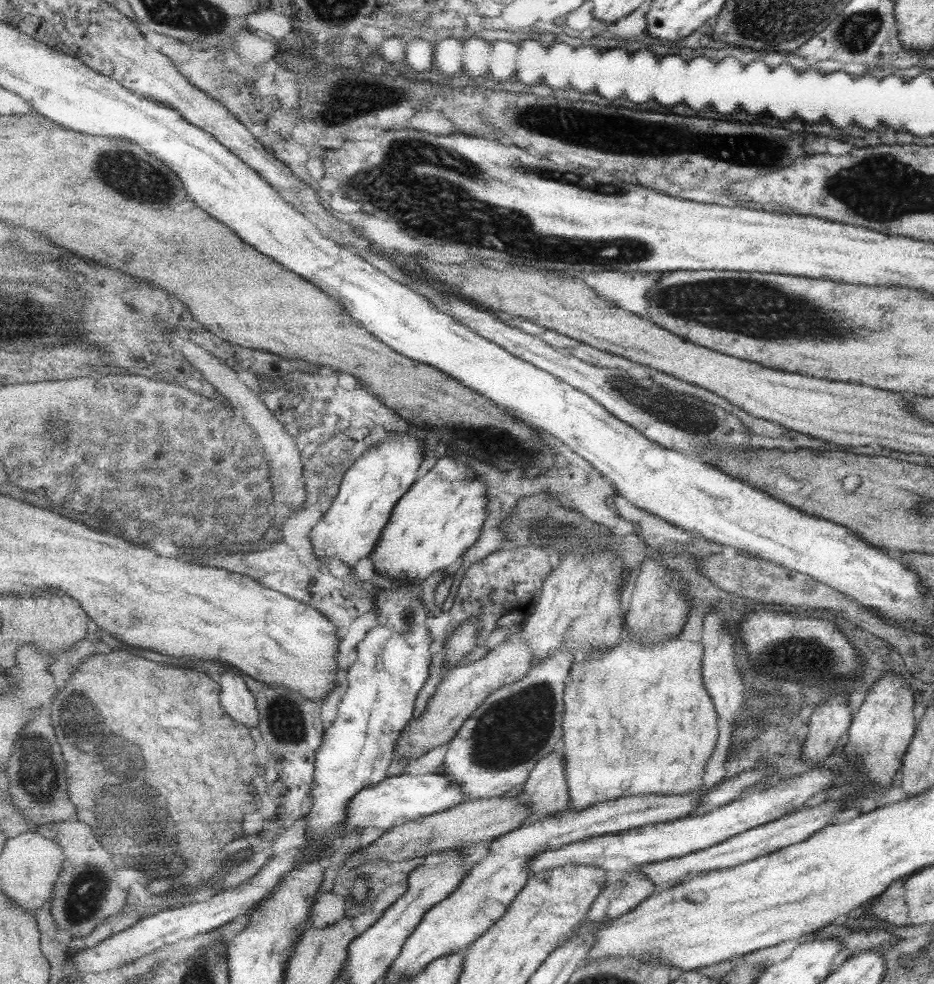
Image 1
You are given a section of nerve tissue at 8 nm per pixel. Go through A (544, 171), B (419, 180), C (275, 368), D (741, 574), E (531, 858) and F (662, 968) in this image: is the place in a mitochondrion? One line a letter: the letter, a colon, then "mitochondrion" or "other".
A: mitochondrion
B: mitochondrion
C: other
D: other
E: other
F: other

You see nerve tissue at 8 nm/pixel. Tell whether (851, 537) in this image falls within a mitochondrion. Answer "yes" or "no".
no

